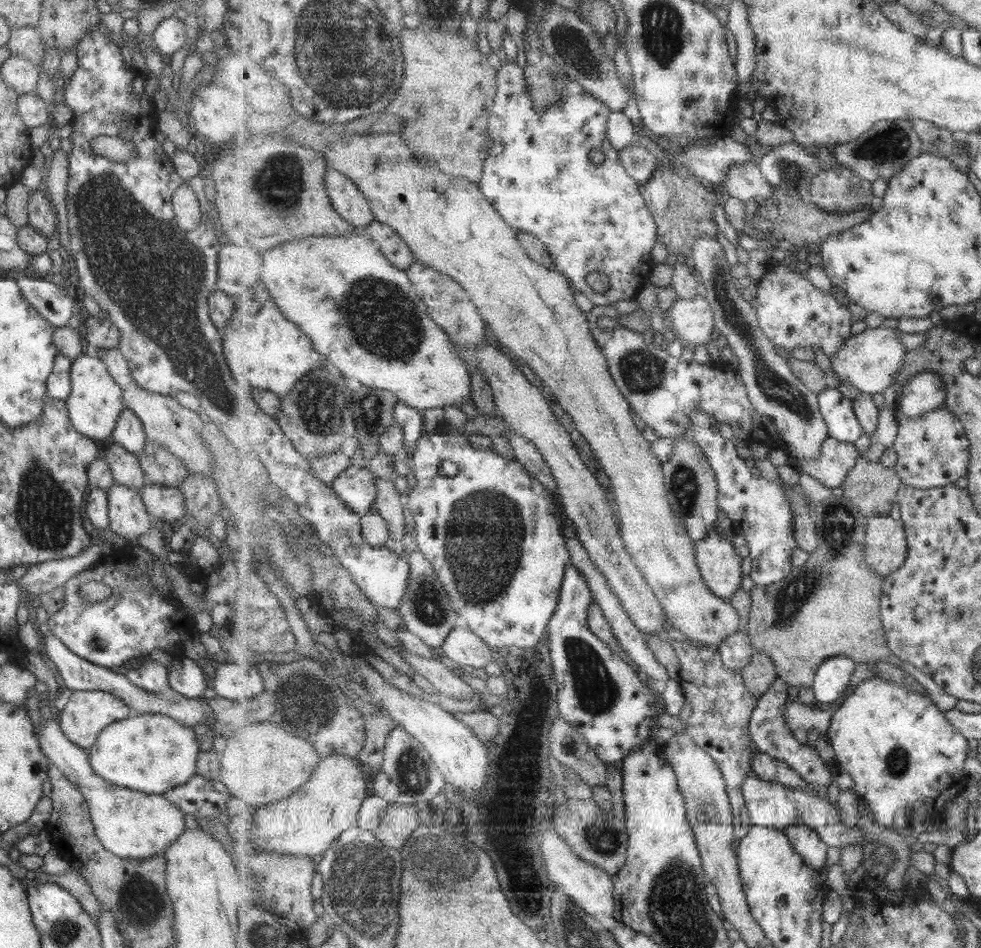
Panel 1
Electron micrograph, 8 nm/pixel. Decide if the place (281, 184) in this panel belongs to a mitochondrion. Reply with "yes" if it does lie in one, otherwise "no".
yes

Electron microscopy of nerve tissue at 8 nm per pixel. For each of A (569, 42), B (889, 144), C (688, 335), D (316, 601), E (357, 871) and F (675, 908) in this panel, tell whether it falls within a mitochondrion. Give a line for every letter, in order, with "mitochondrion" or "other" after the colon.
A: mitochondrion
B: mitochondrion
C: other
D: other
E: mitochondrion
F: mitochondrion

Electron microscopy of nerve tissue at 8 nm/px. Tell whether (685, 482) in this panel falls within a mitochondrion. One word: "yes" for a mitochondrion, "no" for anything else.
yes

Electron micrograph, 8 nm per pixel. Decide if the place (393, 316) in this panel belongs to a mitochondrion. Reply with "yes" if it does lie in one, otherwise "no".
yes

